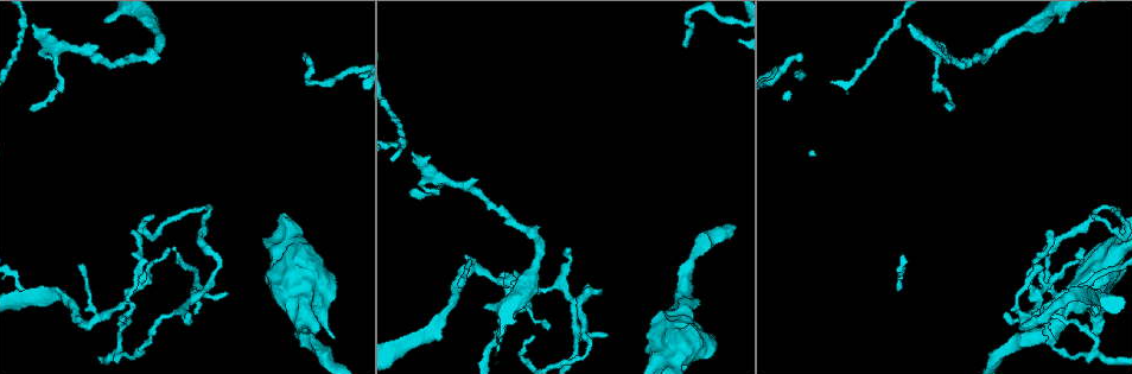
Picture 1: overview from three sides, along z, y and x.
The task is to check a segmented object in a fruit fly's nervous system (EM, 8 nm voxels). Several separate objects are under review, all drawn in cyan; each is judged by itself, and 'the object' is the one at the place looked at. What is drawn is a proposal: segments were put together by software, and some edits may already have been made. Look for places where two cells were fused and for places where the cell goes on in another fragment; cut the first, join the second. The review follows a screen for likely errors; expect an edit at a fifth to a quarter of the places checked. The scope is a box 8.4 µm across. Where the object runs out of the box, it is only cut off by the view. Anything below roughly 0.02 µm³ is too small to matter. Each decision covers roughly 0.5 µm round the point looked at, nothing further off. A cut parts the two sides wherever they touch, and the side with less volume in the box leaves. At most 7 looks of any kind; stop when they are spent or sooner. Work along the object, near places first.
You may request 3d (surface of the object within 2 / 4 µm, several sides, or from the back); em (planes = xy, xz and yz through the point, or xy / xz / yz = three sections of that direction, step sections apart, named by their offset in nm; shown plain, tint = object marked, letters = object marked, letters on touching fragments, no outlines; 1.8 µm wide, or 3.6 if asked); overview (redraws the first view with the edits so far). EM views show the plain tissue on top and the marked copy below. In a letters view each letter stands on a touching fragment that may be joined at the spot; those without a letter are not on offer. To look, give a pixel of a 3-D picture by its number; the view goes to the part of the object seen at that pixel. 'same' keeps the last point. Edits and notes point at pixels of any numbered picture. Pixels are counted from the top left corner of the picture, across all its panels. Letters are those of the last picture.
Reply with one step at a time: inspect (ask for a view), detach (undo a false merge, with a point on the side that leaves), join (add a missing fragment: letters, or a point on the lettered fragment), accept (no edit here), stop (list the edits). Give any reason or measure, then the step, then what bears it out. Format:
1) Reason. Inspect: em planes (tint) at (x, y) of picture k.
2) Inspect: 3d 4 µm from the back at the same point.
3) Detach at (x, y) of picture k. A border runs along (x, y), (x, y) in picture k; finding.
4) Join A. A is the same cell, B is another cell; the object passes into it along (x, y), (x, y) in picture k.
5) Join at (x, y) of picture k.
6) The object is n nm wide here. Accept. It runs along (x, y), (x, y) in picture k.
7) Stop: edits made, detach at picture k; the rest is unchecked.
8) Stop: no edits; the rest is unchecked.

Sudden change in width. Inspect: em planes (tint) at (297, 253) of picture 1.

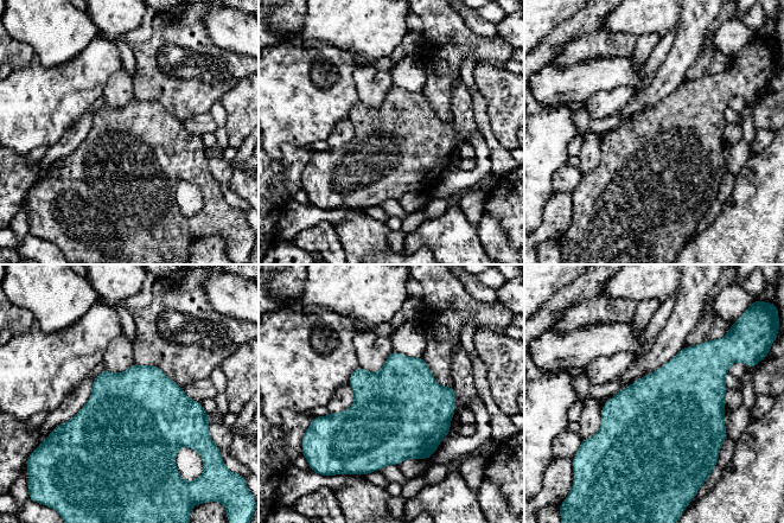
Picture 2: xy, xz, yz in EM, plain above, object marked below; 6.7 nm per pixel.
Inspect: em planes (letters) at the same point.

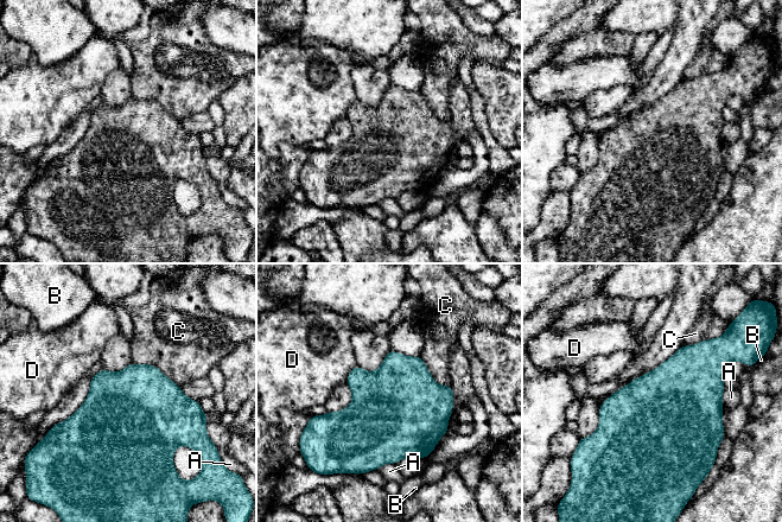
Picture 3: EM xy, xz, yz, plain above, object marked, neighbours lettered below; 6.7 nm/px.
Accept. A, B, C and D are other cells; a border runs along (132, 361), (154, 364), (179, 387) in picture 3; one cell here.

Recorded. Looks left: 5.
Inspect: em xz step 16 (tint) at (1093, 214) of picture 1.

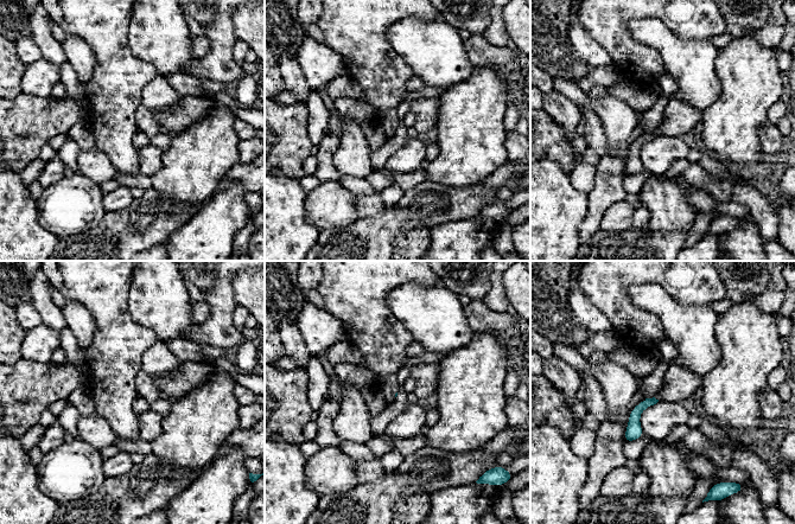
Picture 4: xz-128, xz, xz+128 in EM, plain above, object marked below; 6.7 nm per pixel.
Inspect: em yz step 8 (letters) at the same point.

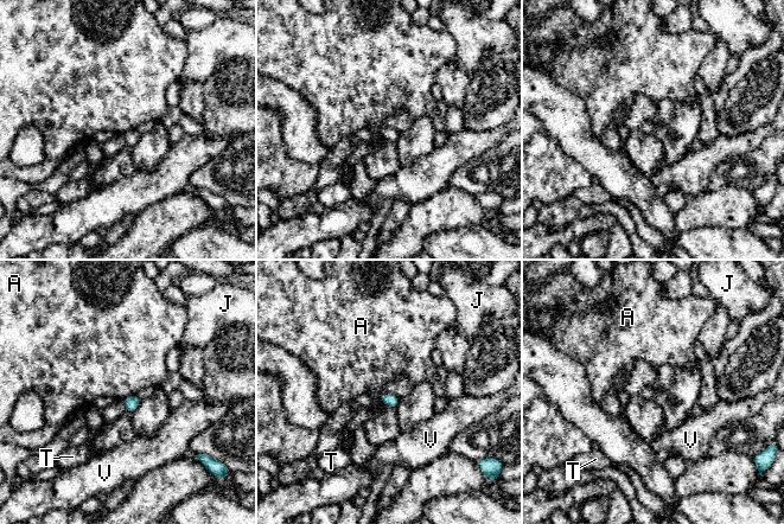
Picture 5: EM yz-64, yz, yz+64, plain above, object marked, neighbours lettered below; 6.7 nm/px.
Accept. A, J, T and V are other cells; a border runs along (134, 392), (122, 397) in picture 5; none of them fits.

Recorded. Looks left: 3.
Sharp bend. Inspect: em xy step 16 (letters) at (440, 177) of picture 1.

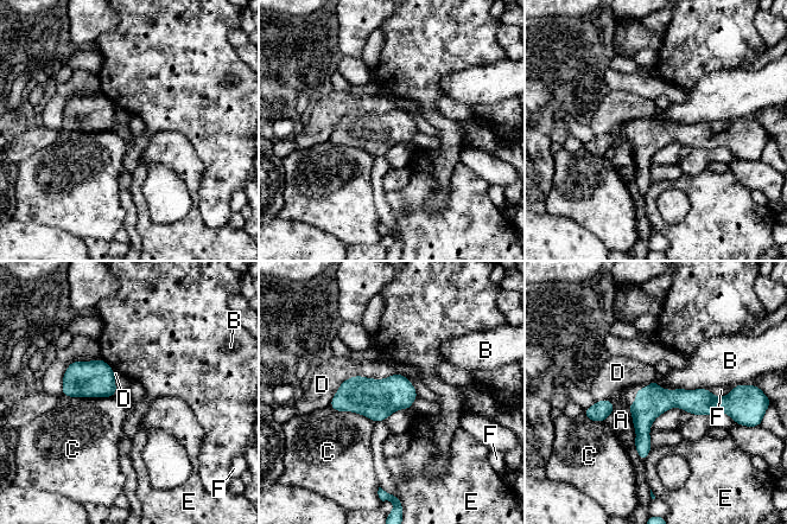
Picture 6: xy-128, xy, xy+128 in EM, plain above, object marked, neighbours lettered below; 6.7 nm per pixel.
The object is 50 nm wide here. Accept. A, B, C, D, E and F are other cells; a border runs along (395, 372), (350, 376), (329, 404) in picture 6; continuous, no second cell.

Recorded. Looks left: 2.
Stop: no edits; the rest is unchecked.

